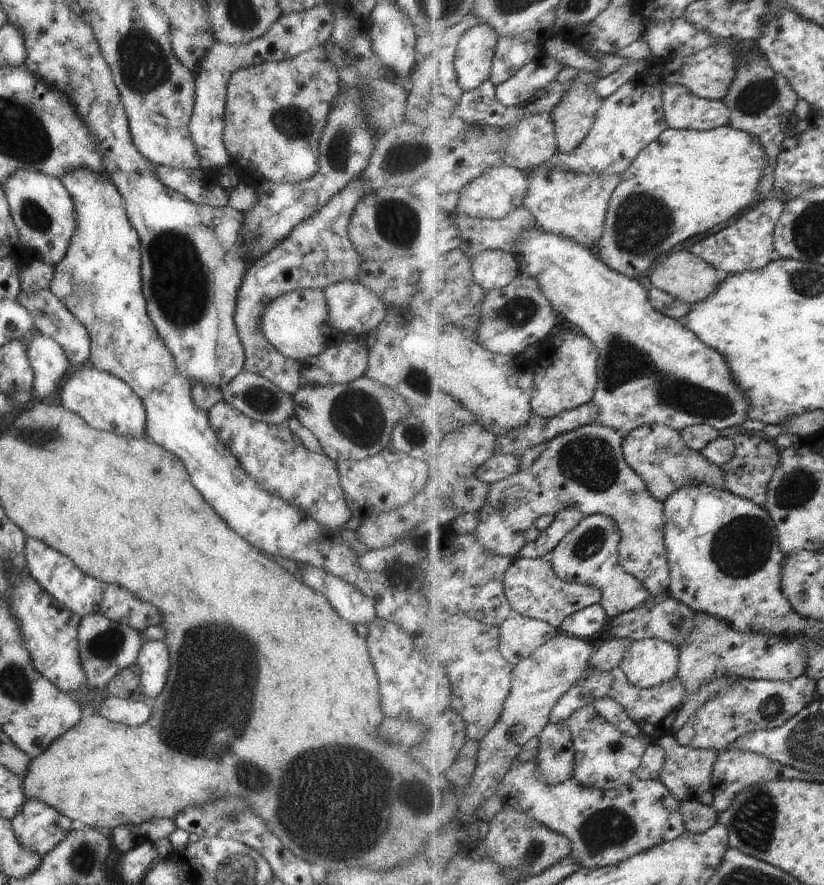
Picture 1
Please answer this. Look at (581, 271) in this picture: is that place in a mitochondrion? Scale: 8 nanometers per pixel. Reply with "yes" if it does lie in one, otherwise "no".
no

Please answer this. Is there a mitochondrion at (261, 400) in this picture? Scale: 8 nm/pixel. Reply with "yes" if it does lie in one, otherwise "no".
yes

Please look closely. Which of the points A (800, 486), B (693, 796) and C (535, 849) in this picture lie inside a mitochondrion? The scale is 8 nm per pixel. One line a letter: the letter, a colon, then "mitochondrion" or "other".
A: mitochondrion
B: other
C: mitochondrion

